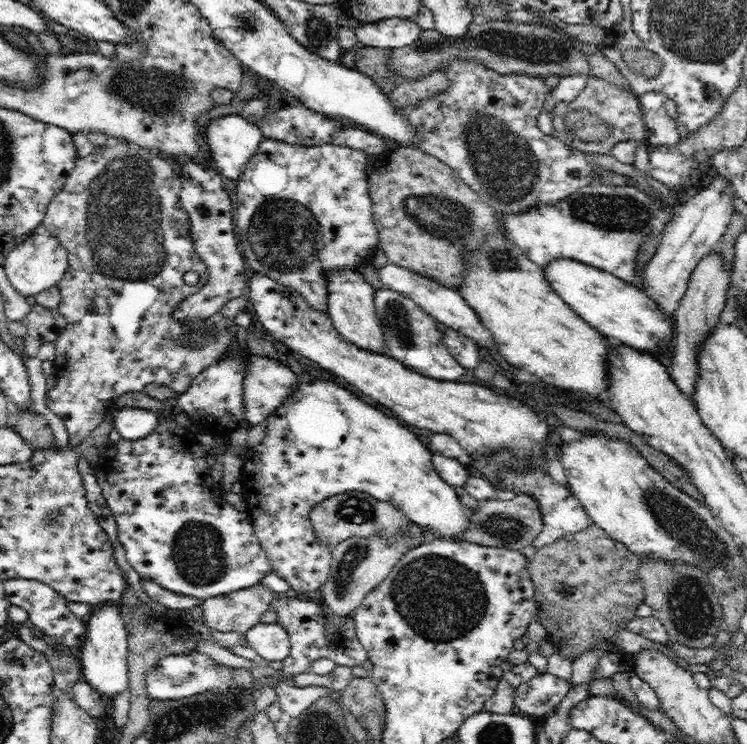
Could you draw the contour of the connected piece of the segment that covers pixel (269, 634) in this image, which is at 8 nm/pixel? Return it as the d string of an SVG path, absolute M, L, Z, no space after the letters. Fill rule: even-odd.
M258 623L244 634L247 645L264 660L284 660L290 652L288 631L280 623Z

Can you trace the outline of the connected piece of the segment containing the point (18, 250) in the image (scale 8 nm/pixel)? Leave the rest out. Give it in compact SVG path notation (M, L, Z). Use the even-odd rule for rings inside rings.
M48 232L32 233L20 245L17 245L5 259L3 270L14 290L22 293L24 297L33 300L34 296L53 286L57 286L65 278L68 266L68 252L61 246L54 236Z

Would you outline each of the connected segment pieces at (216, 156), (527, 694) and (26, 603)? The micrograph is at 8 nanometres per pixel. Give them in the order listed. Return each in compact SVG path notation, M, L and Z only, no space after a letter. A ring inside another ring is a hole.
M224 115L204 127L217 172L238 180L248 160L258 152L263 134L256 123L242 115Z
M549 672L538 673L528 682L514 687L514 704L521 714L543 717L552 713L571 690L570 681L558 678Z
M12 578L5 580L3 587L11 604L20 606L28 612L28 622L31 625L57 640L64 648L70 648L78 653L86 634L86 620L72 613L64 596L58 594L58 591L46 583L34 579Z

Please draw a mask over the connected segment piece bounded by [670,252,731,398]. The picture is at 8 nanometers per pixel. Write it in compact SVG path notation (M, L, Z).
M716 252L707 255L696 264L687 292L683 295L678 308L672 314L675 322L676 349L674 350L674 358L672 358L670 376L676 386L690 398L694 396L696 380L698 380L699 351L705 344L706 338L716 328L718 320L720 320L720 314L722 314L724 306L726 306L726 296L731 286L730 274L726 271L723 260L720 252Z

